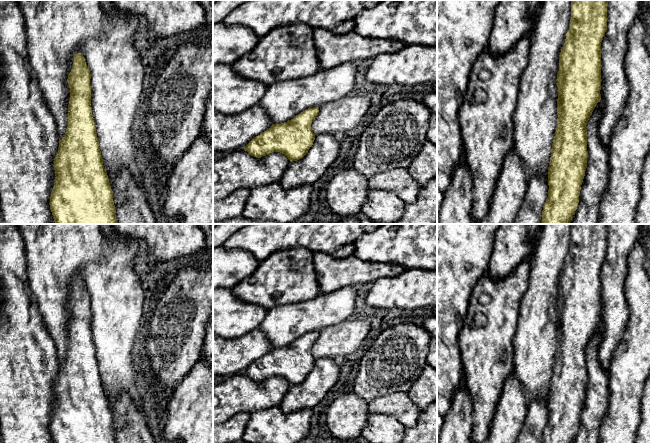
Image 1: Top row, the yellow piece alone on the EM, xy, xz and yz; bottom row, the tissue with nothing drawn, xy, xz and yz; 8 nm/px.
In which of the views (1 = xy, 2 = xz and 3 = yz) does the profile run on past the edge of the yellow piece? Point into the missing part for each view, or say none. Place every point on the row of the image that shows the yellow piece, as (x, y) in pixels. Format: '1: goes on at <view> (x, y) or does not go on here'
1: does not go on here
2: does not go on here
3: does not go on here

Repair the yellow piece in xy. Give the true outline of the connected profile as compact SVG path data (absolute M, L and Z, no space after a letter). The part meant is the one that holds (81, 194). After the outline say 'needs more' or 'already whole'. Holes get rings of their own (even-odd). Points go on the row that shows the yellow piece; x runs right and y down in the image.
M75 54L67 79L70 88L68 126L64 137L59 138L53 165L56 177L50 196L50 210L56 224L117 224L113 191L103 165L92 114L90 79L83 54Z | already whole

